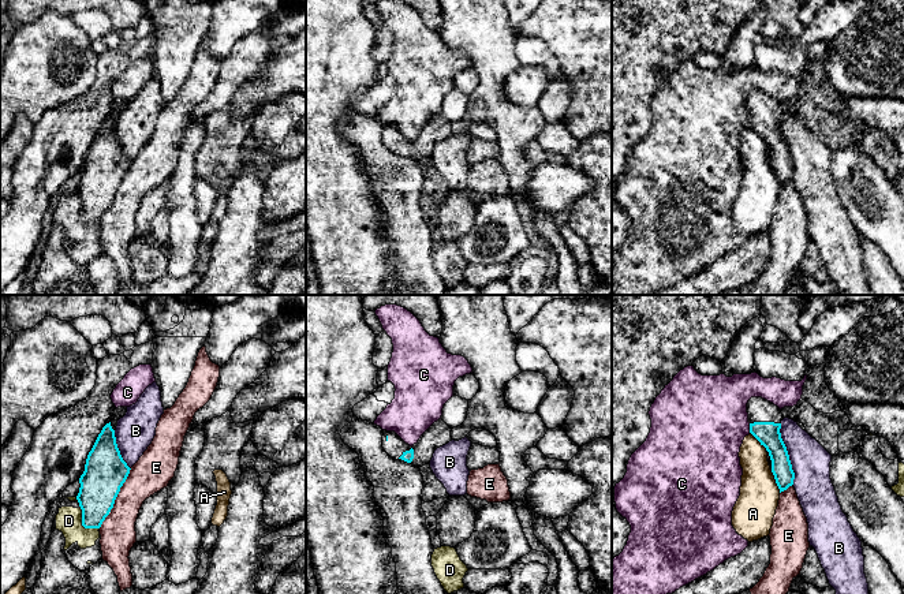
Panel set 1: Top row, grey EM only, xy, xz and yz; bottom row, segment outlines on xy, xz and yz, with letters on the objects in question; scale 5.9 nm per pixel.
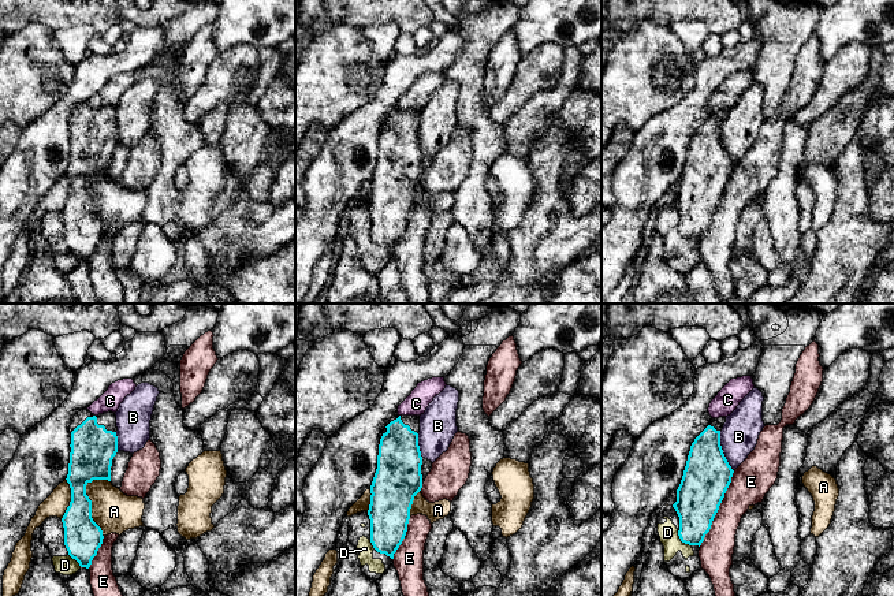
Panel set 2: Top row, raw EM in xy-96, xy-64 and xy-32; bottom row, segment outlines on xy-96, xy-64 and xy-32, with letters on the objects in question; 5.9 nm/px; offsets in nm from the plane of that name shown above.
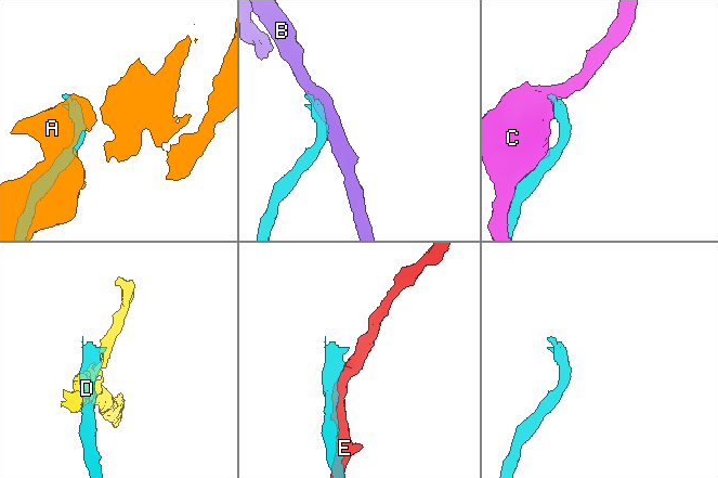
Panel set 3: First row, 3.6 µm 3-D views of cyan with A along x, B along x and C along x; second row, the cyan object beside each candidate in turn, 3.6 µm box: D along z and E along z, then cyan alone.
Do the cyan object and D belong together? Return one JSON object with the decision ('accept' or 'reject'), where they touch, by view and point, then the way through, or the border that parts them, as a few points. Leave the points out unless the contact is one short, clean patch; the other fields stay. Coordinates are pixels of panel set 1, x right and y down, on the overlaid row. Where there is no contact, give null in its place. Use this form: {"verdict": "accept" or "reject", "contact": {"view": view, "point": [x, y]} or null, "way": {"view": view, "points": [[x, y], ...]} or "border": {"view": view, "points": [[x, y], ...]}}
{"verdict": "reject", "contact": {"view": "xy", "point": [82, 525]}}

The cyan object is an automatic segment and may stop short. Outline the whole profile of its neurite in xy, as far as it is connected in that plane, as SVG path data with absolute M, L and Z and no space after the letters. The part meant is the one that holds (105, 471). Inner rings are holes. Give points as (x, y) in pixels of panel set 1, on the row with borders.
M111 422L98 434L79 478L76 500L82 509L82 526L100 528L113 508L130 467L123 460Z

